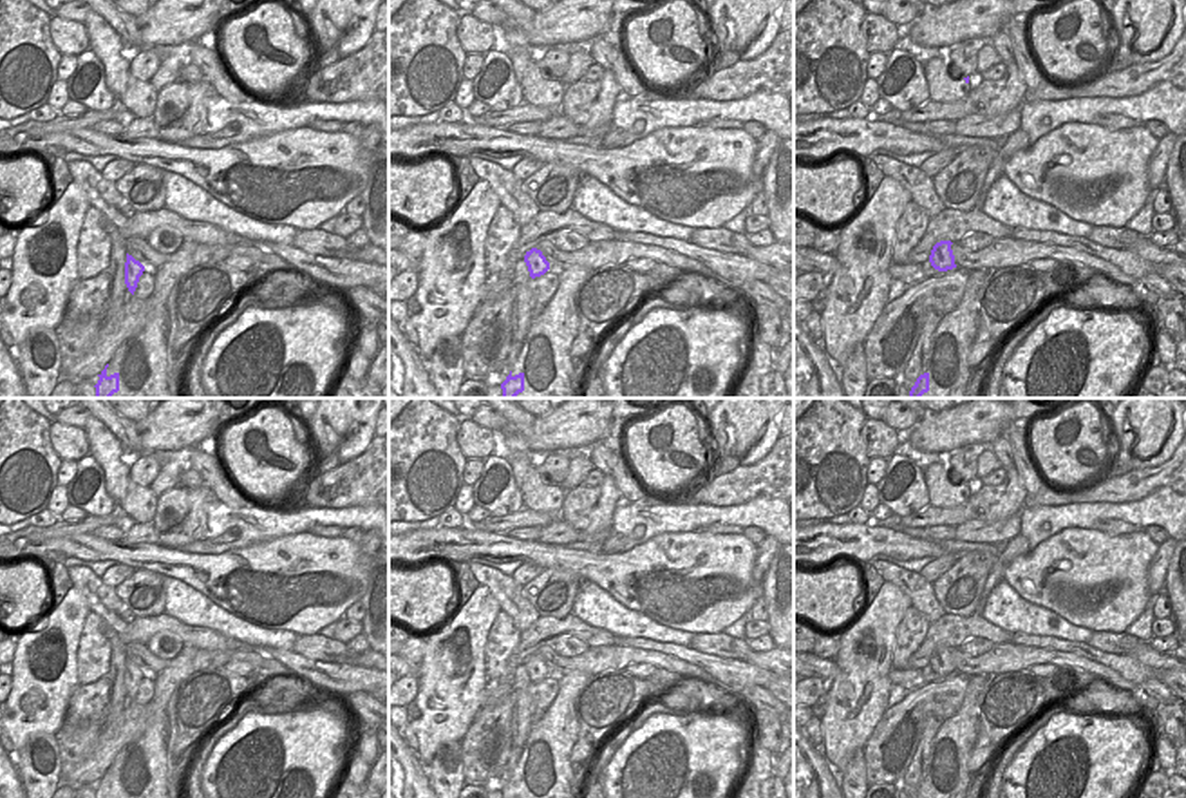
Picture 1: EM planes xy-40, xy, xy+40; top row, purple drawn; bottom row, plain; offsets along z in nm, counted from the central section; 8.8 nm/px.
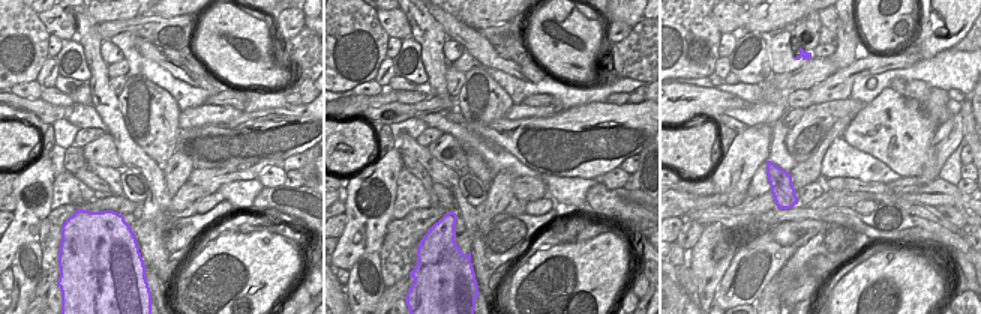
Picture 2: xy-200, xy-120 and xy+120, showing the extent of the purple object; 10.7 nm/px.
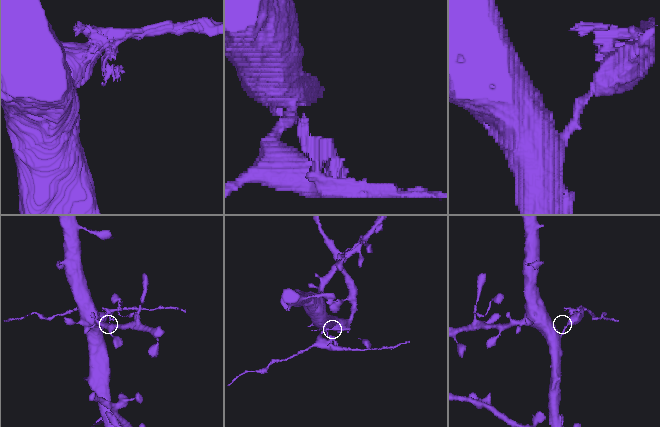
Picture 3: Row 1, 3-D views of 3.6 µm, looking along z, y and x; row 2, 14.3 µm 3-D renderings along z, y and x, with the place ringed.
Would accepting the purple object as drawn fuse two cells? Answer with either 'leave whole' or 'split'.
split

